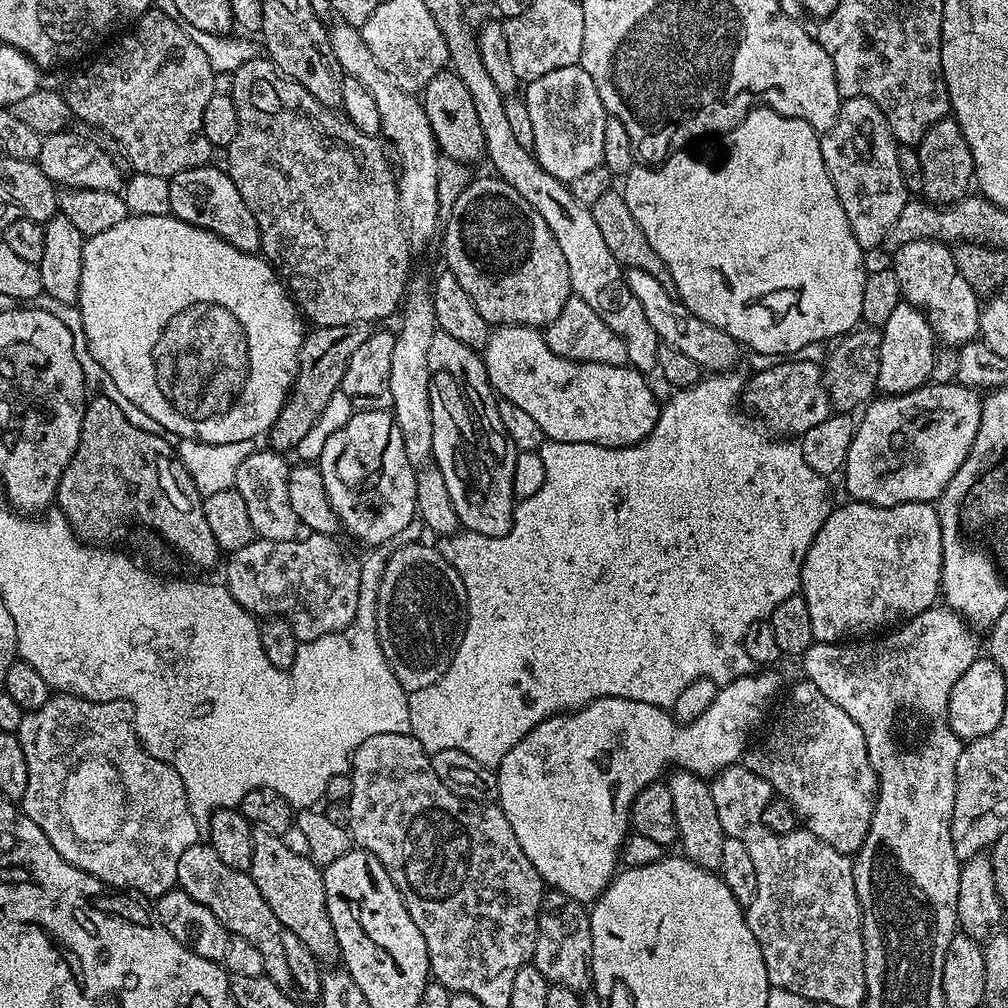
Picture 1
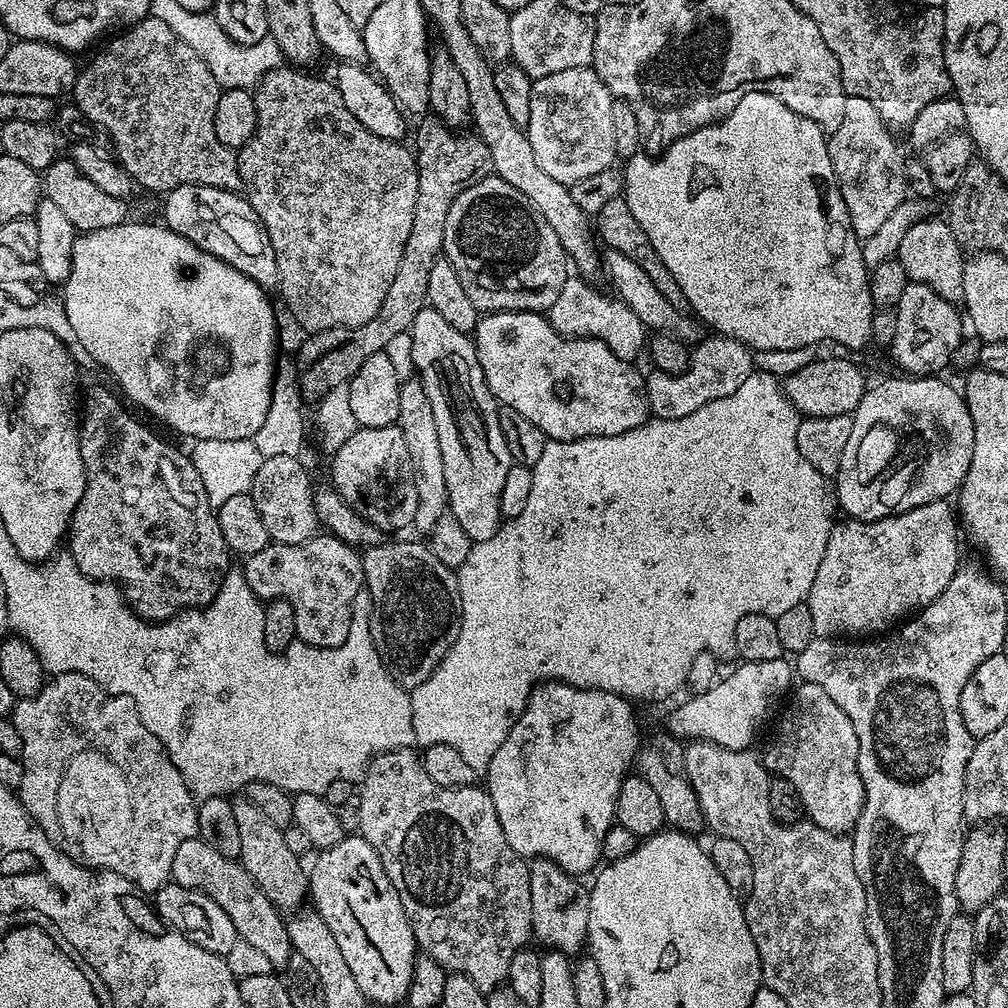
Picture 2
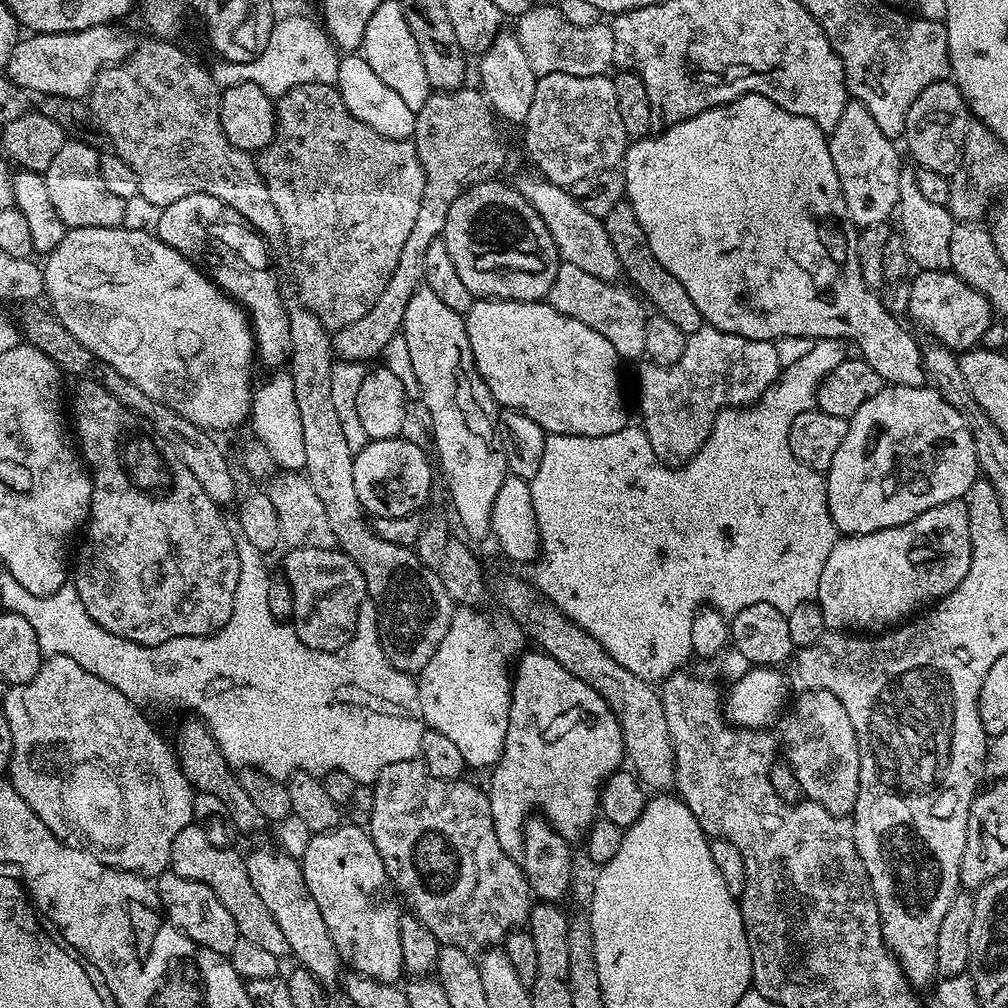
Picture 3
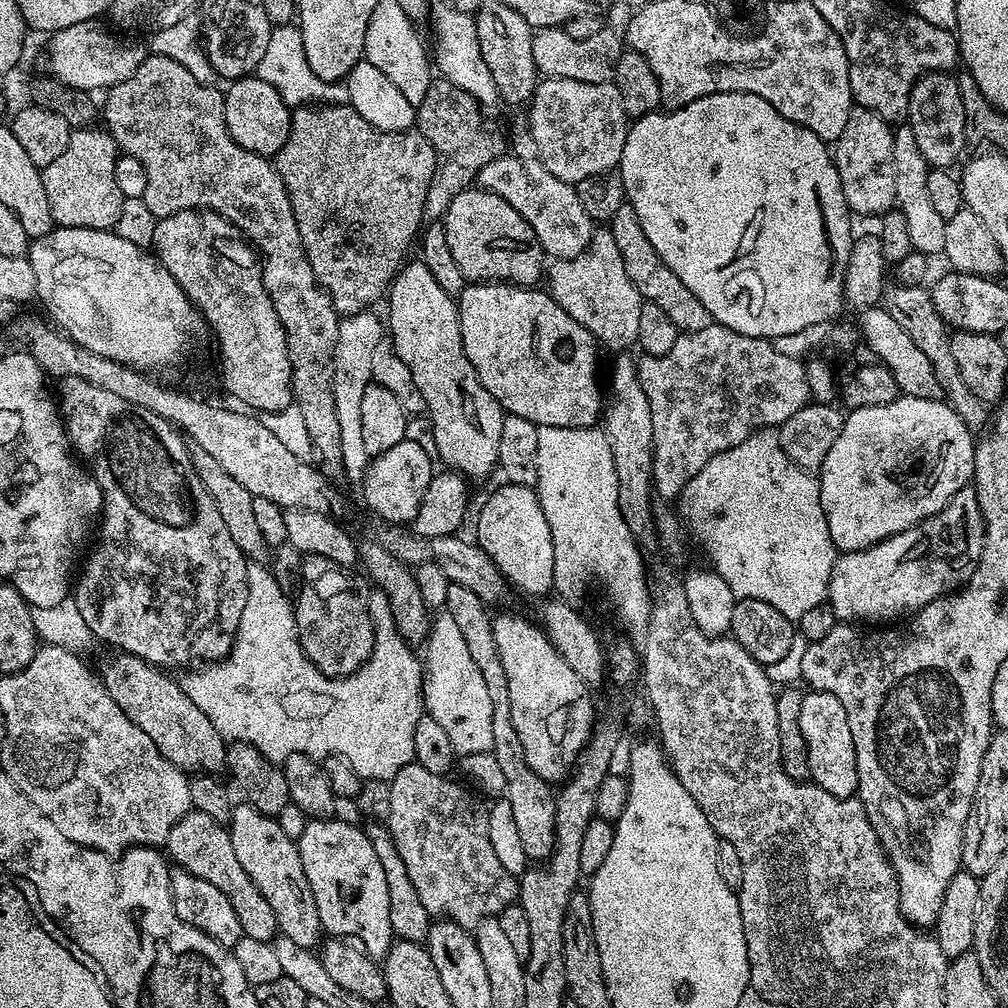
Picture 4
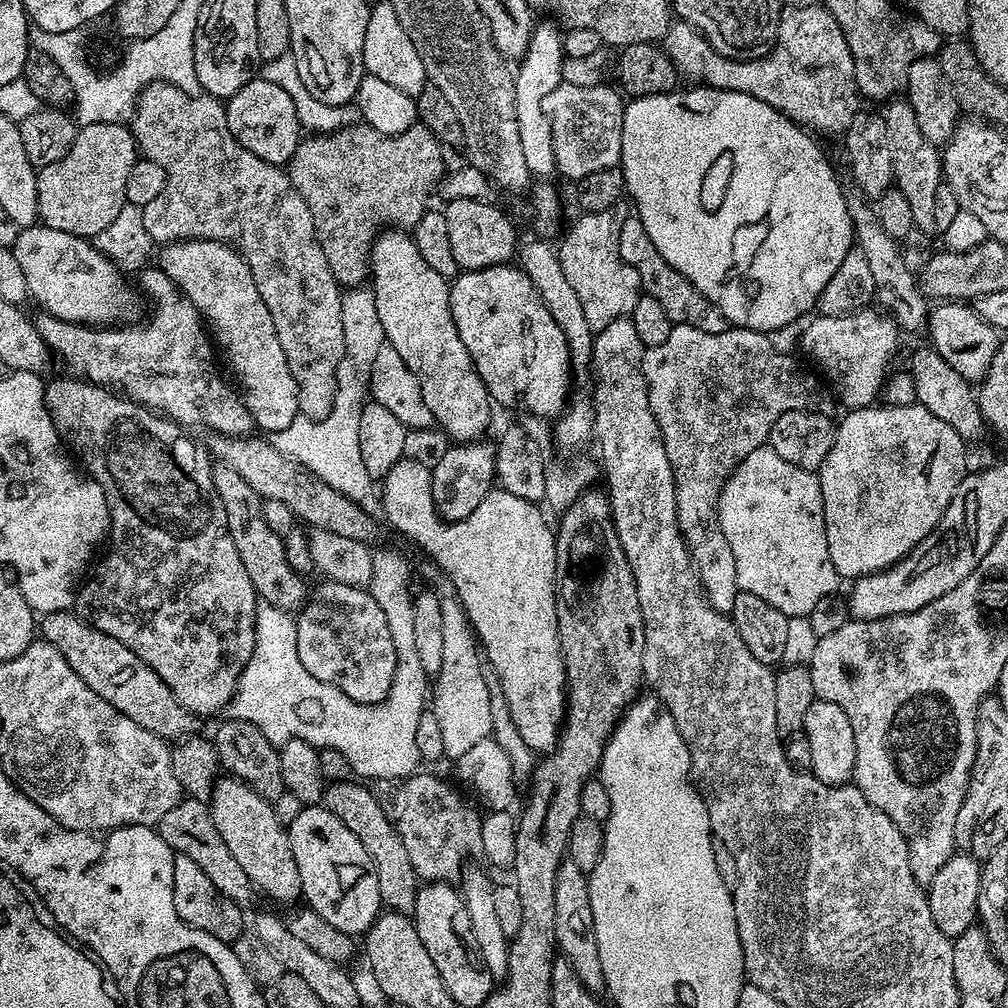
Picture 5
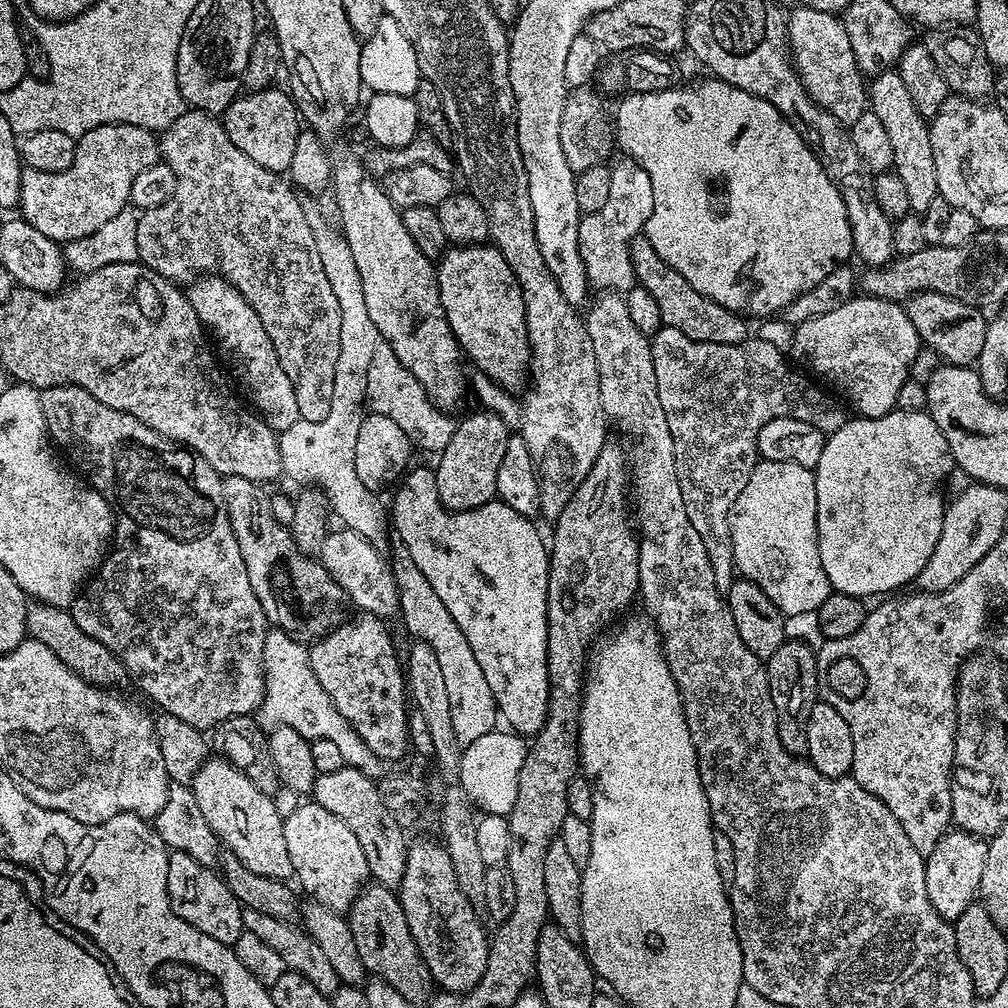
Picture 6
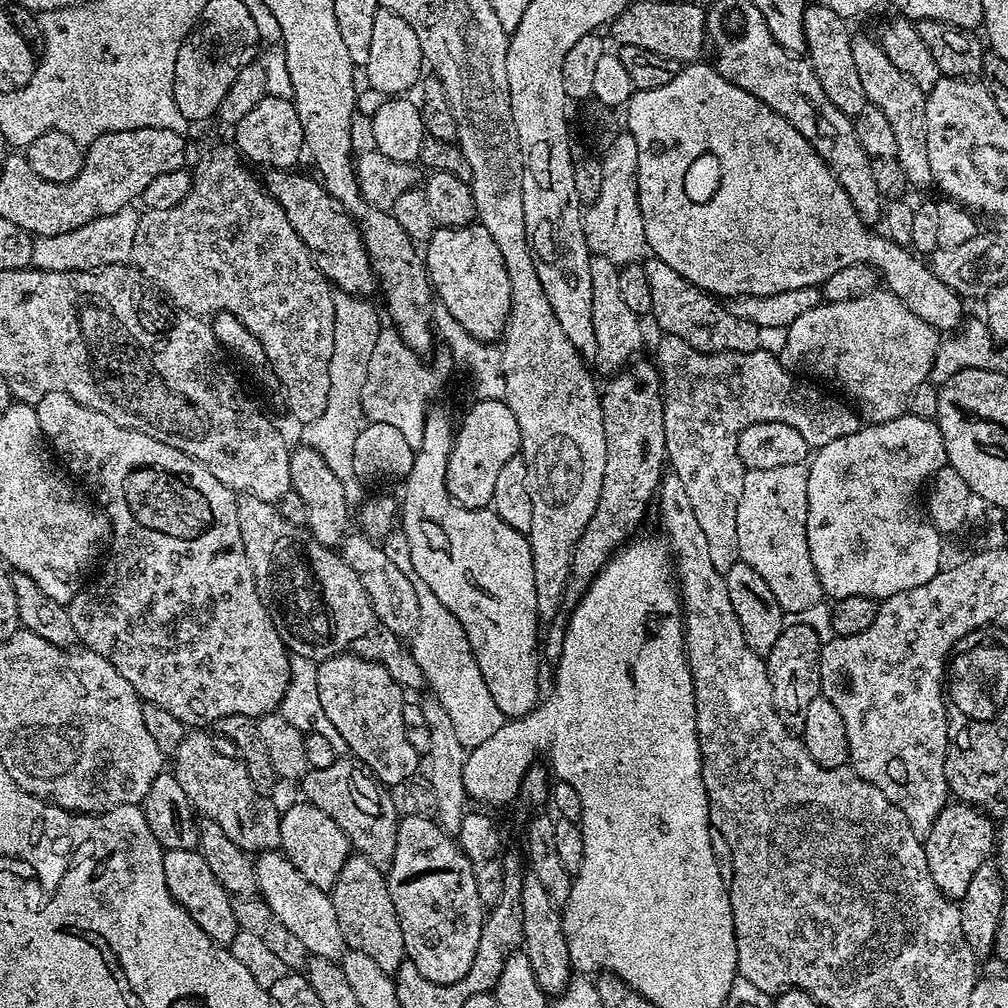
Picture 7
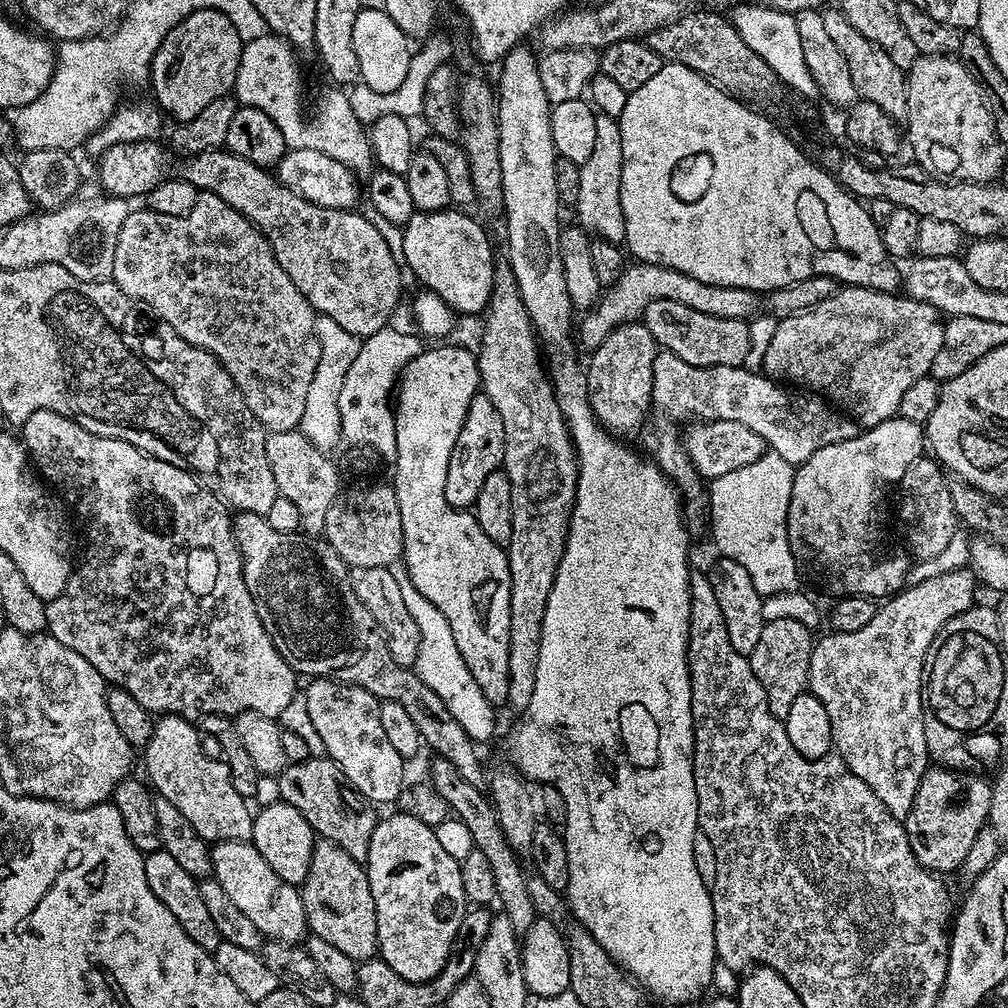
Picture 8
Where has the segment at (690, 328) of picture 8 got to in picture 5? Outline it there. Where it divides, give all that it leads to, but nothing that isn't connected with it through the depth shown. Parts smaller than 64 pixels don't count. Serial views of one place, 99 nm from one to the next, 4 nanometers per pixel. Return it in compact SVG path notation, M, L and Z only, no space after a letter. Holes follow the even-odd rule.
M625 215L620 221L618 254L622 254L622 262L638 270L643 295L655 298L666 309L673 325L694 326L694 330L706 330L706 334L722 334L730 326L722 310L707 300L685 276L678 274L678 270L674 270L674 266L670 266L662 254L658 254L658 246L650 242L650 234L646 234L646 226L642 226L639 215L631 215Z

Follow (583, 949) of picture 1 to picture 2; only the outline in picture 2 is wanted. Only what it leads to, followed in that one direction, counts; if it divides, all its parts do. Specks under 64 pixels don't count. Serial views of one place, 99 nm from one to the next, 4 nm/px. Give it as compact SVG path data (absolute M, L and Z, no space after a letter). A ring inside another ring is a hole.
M536 858L528 865L530 874L530 914L532 915L532 935L541 940L545 949L562 952L572 958L576 951L588 942L590 926L589 889L579 884L573 873L562 870L553 860Z

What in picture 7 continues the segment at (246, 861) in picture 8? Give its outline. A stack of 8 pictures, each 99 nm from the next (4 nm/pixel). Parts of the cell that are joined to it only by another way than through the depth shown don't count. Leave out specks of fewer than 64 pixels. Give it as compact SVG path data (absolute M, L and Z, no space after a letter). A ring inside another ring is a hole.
M280 850L259 853L254 864L255 885L276 920L286 926L313 956L339 961L346 951L342 930L334 914L332 897L325 889L314 886Z

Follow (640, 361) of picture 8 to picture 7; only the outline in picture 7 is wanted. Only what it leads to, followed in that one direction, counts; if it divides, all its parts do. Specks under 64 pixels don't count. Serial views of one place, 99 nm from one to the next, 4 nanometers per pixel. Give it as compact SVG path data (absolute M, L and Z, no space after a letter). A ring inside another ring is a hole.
M644 362L638 363L635 368L635 372L624 372L628 370L620 370L615 373L616 376L612 381L609 382L608 388L612 392L604 392L600 398L600 405L604 408L604 433L606 433L606 470L604 471L604 481L602 482L602 490L600 491L598 499L595 501L594 508L595 512L592 517L592 521L588 523L588 527L584 529L584 535L581 536L579 543L576 545L576 551L574 553L574 572L578 577L581 576L584 582L591 581L593 577L596 576L598 572L608 563L610 559L610 554L615 553L617 549L625 543L624 539L632 532L632 519L635 516L640 516L648 508L648 491L655 489L659 485L662 479L662 467L660 468L660 460L662 464L662 457L665 455L664 450L664 402L662 399L662 389L660 387L659 379L656 375L658 372L657 365L655 363L649 362L646 364Z

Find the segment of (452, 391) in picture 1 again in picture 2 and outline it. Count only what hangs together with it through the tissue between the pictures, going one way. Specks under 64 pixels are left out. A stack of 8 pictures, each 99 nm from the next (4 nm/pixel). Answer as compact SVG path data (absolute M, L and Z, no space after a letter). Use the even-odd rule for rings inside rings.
M427 306L418 314L418 318L414 318L410 331L412 362L418 373L419 382L426 390L426 398L430 398L430 406L434 410L434 422L438 426L438 446L442 446L442 462L446 466L446 490L450 514L458 518L462 530L466 530L472 541L494 538L502 523L500 515L502 486L506 482L506 474L510 474L510 466L514 461L506 446L506 438L502 438L498 401L493 398L492 392L486 386L486 378L478 362L473 337L467 332L454 330L454 326L450 326L442 318L442 314L438 314L438 310Z

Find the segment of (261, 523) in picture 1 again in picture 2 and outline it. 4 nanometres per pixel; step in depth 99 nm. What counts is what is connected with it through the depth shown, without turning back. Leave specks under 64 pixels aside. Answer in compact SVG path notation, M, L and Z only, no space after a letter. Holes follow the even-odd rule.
M270 456L264 459L254 476L250 495L262 522L266 525L269 541L278 544L301 544L318 532L318 521L312 494L314 483L296 456Z

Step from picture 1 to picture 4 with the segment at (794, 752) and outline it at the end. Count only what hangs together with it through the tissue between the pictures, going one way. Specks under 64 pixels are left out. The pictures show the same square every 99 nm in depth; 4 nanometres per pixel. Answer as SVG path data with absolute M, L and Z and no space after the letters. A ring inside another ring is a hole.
M809 691L802 702L802 714L798 714L802 726L802 738L806 740L806 750L810 758L810 780L826 794L834 794L838 799L857 795L858 762L854 754L854 734L850 734L850 722L846 722L846 709L842 702L829 692Z

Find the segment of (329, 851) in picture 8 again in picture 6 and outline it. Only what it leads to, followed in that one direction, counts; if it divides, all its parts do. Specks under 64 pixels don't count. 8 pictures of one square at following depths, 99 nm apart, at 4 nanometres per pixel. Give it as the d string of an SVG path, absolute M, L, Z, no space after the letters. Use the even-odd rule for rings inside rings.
M365 887L359 899L352 904L346 919L365 969L375 979L385 980L390 986L394 986L398 994L417 1002L423 1001L424 991L430 985L430 977L410 934L410 926L406 926L406 914L400 905L399 895L391 888Z

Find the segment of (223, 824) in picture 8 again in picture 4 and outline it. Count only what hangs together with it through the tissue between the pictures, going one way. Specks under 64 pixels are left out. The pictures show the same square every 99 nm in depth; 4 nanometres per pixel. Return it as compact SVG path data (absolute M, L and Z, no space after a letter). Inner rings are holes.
M247 802L231 809L226 825L230 842L234 842L234 855L237 856L242 870L250 874L250 882L258 886L262 898L274 909L274 918L279 935L298 942L299 946L315 949L322 940L322 929L318 918L318 902L306 882L306 870L302 870L300 845L284 833L281 821L267 816Z

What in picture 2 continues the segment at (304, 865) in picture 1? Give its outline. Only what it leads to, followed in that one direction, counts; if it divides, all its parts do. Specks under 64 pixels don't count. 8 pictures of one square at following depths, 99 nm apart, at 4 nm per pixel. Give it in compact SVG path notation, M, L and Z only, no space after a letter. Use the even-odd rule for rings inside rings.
M247 798L237 799L233 803L234 819L238 825L238 835L242 850L238 857L240 865L258 882L262 894L270 898L274 907L287 910L296 910L301 907L303 900L310 896L310 872L307 867L300 865L294 849L288 845L285 829L274 826Z

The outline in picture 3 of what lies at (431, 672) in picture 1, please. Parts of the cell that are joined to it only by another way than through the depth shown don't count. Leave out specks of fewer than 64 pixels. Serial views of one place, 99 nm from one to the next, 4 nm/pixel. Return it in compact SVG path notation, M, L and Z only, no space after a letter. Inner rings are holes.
M303 306L289 307L288 317L292 389L294 402L298 402L298 418L302 418L303 475L307 476L314 494L318 494L322 501L326 519L334 530L336 547L352 559L358 570L362 570L368 587L367 599L376 604L378 634L386 658L398 670L419 674L426 662L434 658L434 650L438 650L446 630L450 630L458 605L450 598L446 586L442 586L437 569L427 568L412 548L382 542L366 519L358 502L358 493L354 491L354 454L346 442L342 422L338 422L334 398L330 398L334 353L329 329Z

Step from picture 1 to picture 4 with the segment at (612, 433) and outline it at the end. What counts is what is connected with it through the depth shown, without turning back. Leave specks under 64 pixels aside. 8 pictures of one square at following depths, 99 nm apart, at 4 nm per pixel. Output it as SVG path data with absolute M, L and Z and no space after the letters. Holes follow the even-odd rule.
M499 282L469 283L458 297L466 358L507 415L526 418L537 426L593 427L606 408L602 380L596 377L598 341L547 291L538 289Z

